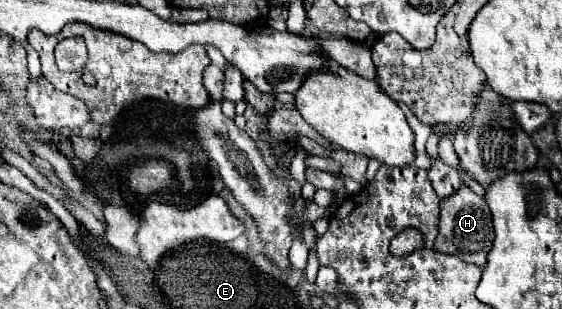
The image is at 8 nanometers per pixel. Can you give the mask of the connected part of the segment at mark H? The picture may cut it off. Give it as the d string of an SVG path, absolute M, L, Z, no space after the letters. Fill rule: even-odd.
M462 185L454 195L440 201L440 233L434 243L438 251L458 255L468 263L484 267L492 241L494 241L494 229L488 203L482 197L478 197L468 185Z

